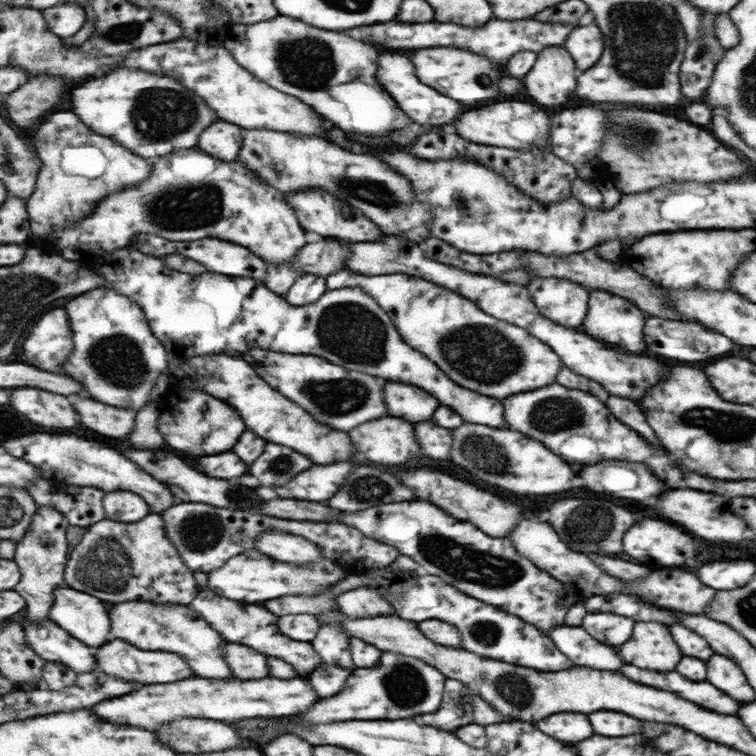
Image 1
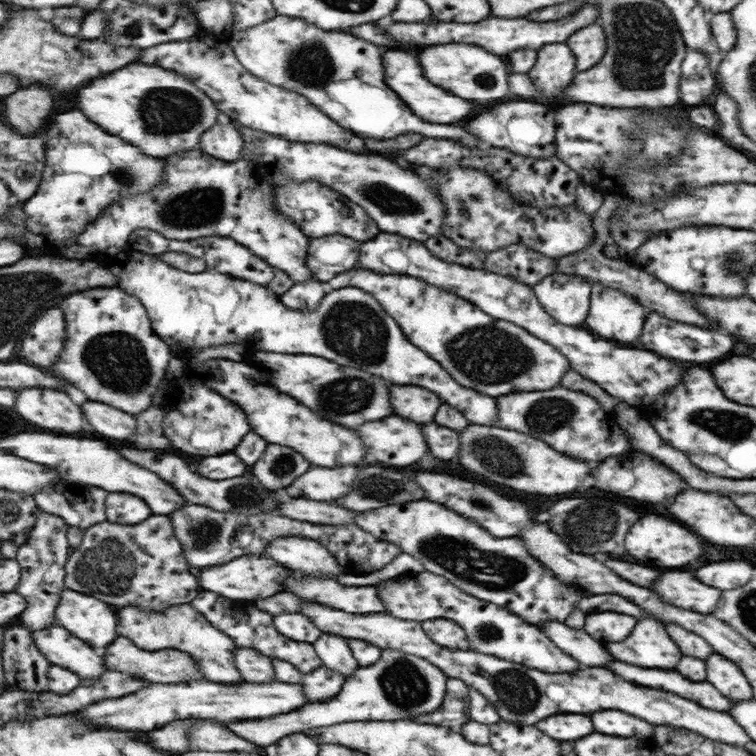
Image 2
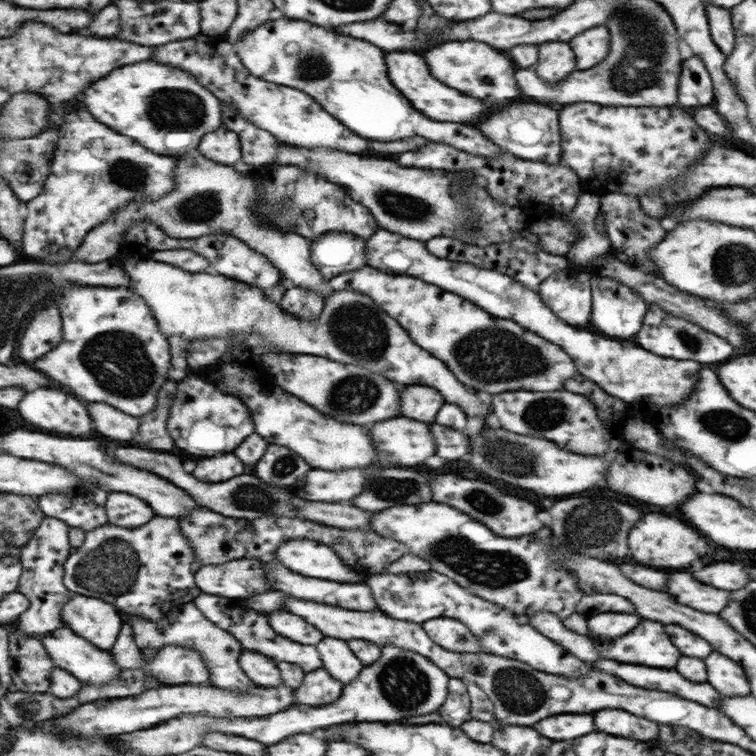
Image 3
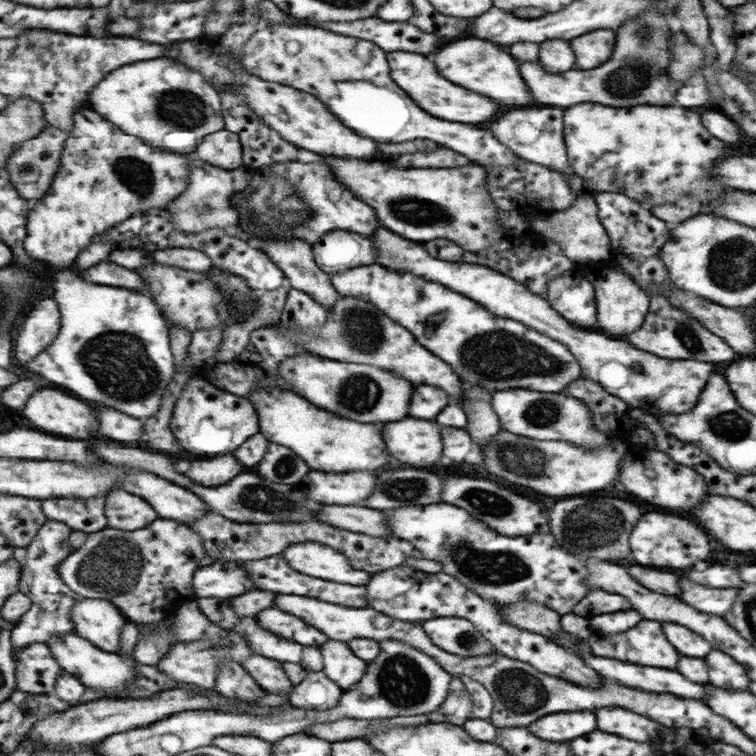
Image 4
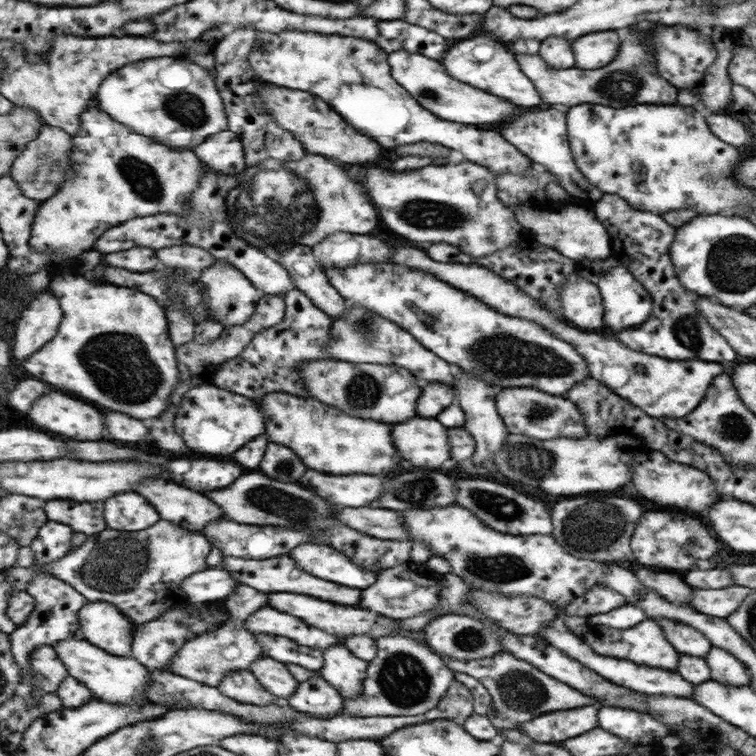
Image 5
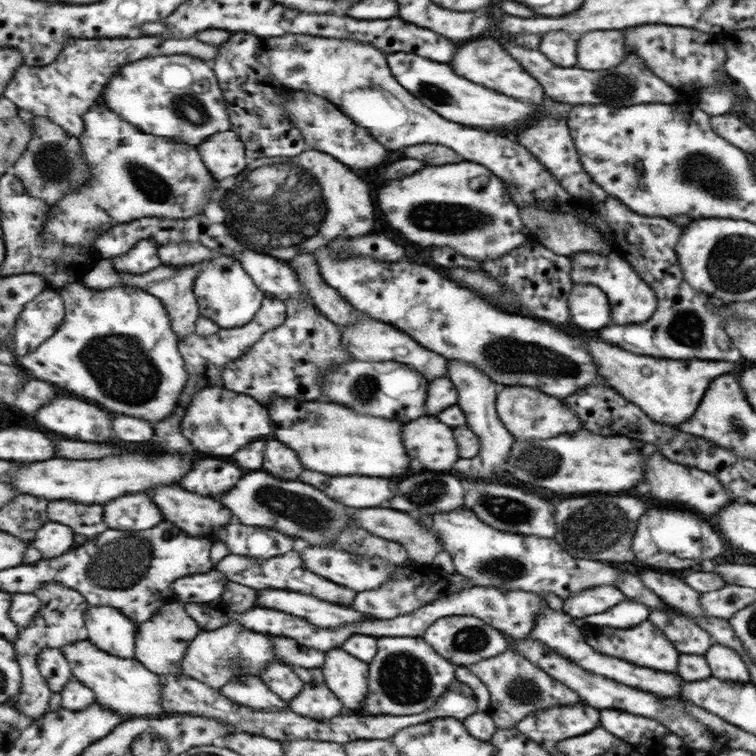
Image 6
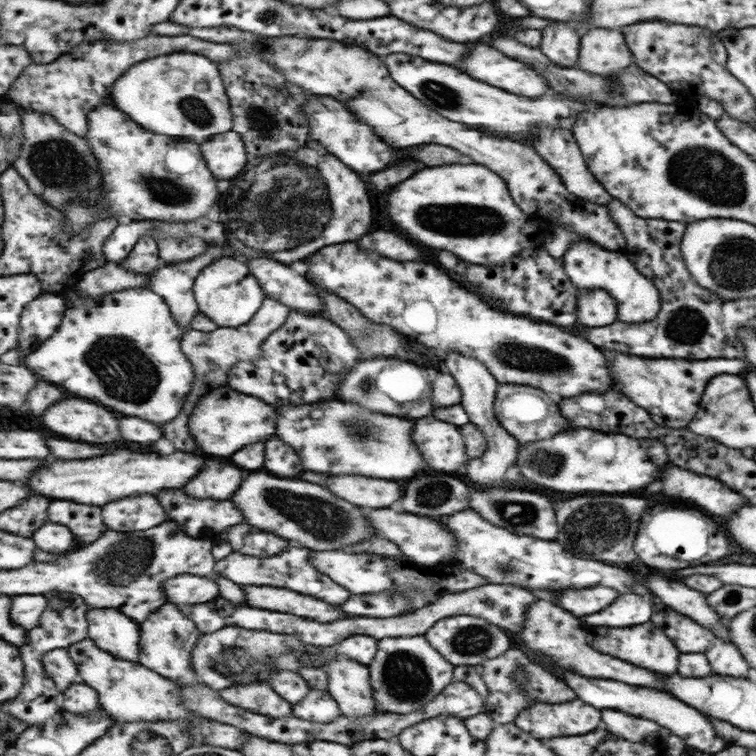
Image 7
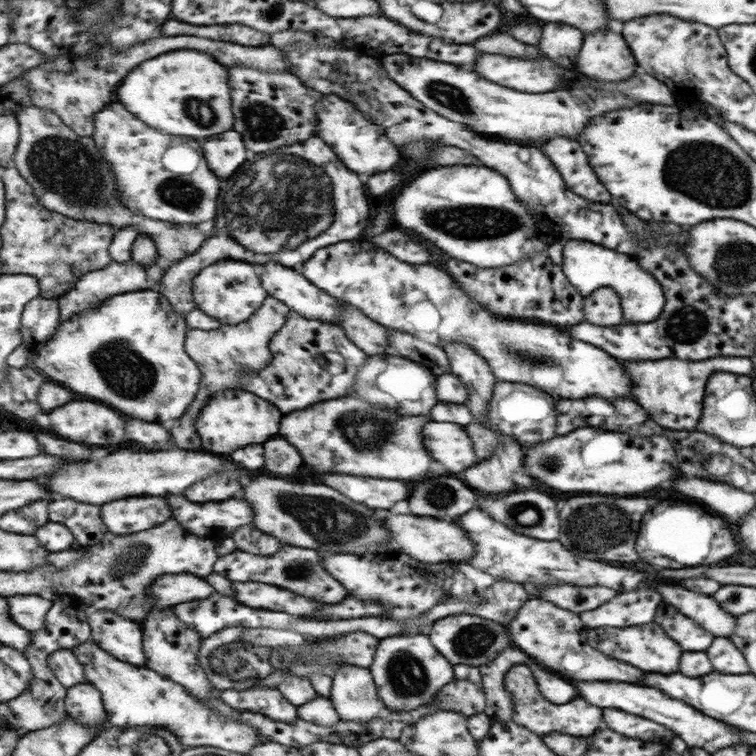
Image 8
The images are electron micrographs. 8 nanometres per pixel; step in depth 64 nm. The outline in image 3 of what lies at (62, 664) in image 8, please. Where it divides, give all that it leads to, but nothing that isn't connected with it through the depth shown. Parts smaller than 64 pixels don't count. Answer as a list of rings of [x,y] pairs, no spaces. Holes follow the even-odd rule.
[[[11,626],[10,655],[13,663],[13,690],[47,693],[56,664],[41,639],[30,637]]]

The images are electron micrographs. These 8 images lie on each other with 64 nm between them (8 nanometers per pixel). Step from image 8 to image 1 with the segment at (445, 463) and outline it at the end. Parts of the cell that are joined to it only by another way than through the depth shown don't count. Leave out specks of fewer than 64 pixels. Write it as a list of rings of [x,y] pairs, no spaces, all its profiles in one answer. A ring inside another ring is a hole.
[[[385,416],[375,422],[365,422],[363,426],[355,426],[347,434],[355,438],[355,450],[359,450],[359,454],[369,462],[403,464],[419,456],[411,424],[402,418]]]

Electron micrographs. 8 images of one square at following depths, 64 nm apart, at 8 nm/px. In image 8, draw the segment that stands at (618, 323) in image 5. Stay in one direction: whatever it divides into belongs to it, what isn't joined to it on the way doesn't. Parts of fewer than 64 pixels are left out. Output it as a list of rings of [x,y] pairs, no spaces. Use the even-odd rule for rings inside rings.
[[[565,239],[562,244],[561,268],[583,299],[602,287],[609,287],[617,292],[617,296],[622,300],[622,314],[627,323],[654,321],[666,304],[665,292],[654,275],[644,270],[628,255],[597,243]]]

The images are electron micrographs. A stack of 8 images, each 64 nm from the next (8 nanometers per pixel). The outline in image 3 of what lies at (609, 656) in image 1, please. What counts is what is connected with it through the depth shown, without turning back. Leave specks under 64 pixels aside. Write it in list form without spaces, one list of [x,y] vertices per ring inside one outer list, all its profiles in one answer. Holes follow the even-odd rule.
[[[538,610],[532,614],[519,614],[517,618],[521,623],[525,622],[529,626],[535,626],[535,630],[543,630],[547,638],[555,638],[559,646],[567,646],[567,650],[571,650],[575,658],[583,658],[583,662],[593,662],[599,658],[597,650],[593,648],[593,642],[587,636],[575,634],[563,628],[563,624],[559,622],[560,618],[551,614],[550,611]]]

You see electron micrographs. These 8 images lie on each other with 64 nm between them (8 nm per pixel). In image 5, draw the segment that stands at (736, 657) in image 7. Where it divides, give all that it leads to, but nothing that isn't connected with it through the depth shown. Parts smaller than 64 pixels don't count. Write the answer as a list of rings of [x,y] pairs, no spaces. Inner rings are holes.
[[[715,648],[711,654],[705,654],[707,666],[711,666],[711,680],[723,682],[729,686],[747,686],[749,676],[747,676],[746,667],[737,662],[729,652]]]

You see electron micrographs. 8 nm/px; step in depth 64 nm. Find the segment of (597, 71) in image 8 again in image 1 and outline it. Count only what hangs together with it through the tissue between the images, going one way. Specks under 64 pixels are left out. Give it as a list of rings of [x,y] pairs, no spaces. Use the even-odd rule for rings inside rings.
[[[594,23],[585,26],[575,26],[569,36],[563,41],[563,46],[567,46],[567,51],[575,61],[575,67],[580,71],[593,67],[602,56],[605,42],[599,27]]]

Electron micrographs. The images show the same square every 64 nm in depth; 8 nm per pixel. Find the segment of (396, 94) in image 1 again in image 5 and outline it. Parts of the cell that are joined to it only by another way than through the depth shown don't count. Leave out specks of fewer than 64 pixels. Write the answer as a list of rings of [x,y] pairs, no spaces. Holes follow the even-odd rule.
[[[403,50],[393,52],[391,54],[390,74],[403,90],[406,90],[431,114],[435,114],[437,118],[449,120],[449,122],[463,122],[463,124],[505,124],[505,122],[513,121],[513,116],[523,112],[525,108],[515,106],[513,102],[509,102],[505,98],[499,98],[498,95],[485,94],[485,90],[477,90],[471,88],[467,84],[461,84],[453,78],[449,78],[443,72],[443,66],[435,60],[429,60],[421,54],[407,54]]]

